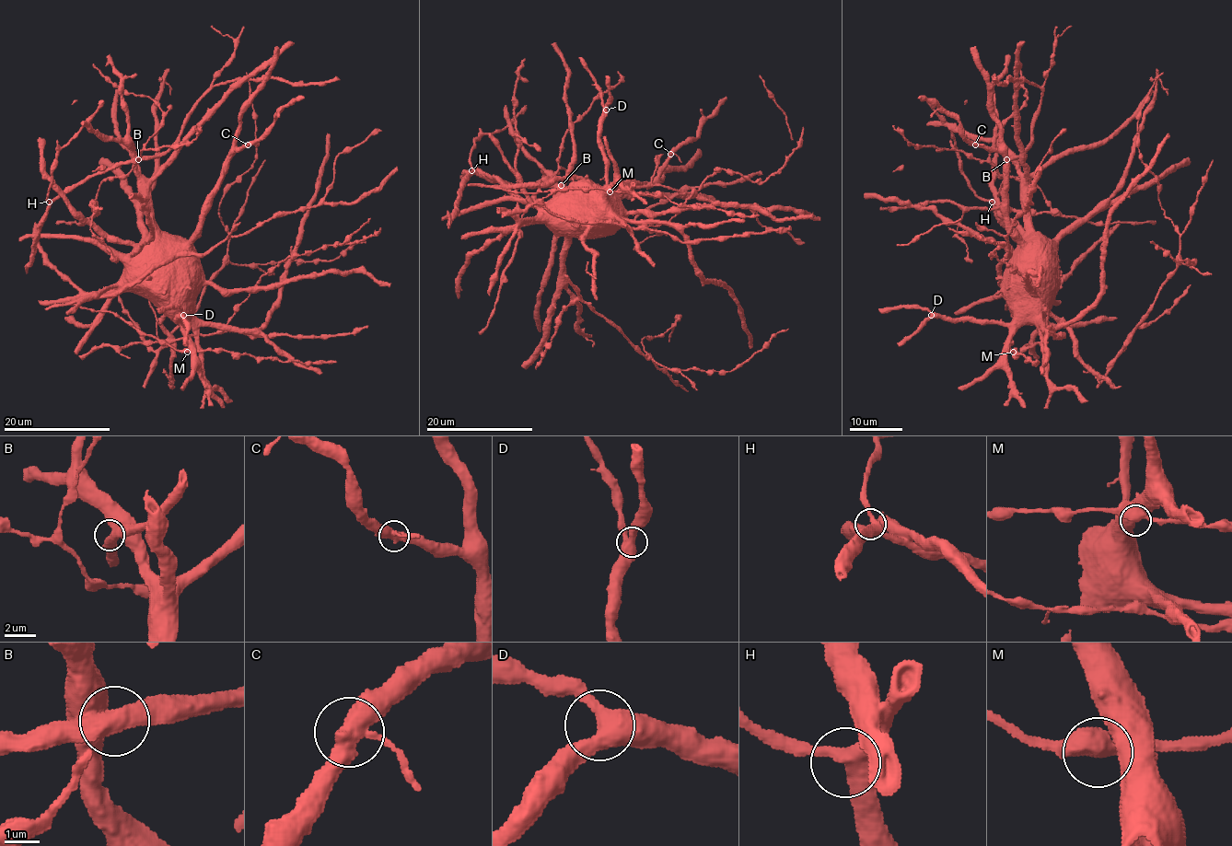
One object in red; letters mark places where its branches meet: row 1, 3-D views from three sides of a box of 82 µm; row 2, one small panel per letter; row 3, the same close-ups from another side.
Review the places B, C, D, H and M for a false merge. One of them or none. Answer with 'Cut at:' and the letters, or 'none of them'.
Cut at: none of them

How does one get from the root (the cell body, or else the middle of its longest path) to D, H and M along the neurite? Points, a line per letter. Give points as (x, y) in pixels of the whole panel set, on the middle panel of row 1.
D: (561, 205), (566, 206), (579, 193), (602, 193), (606, 189), (599, 137), (599, 121), (606, 110)
H: (561, 205), (566, 206), (557, 198), (557, 205), (524, 203), (498, 179), (471, 170)
M: (561, 205), (566, 206), (579, 193), (600, 193), (609, 186), (610, 191)

